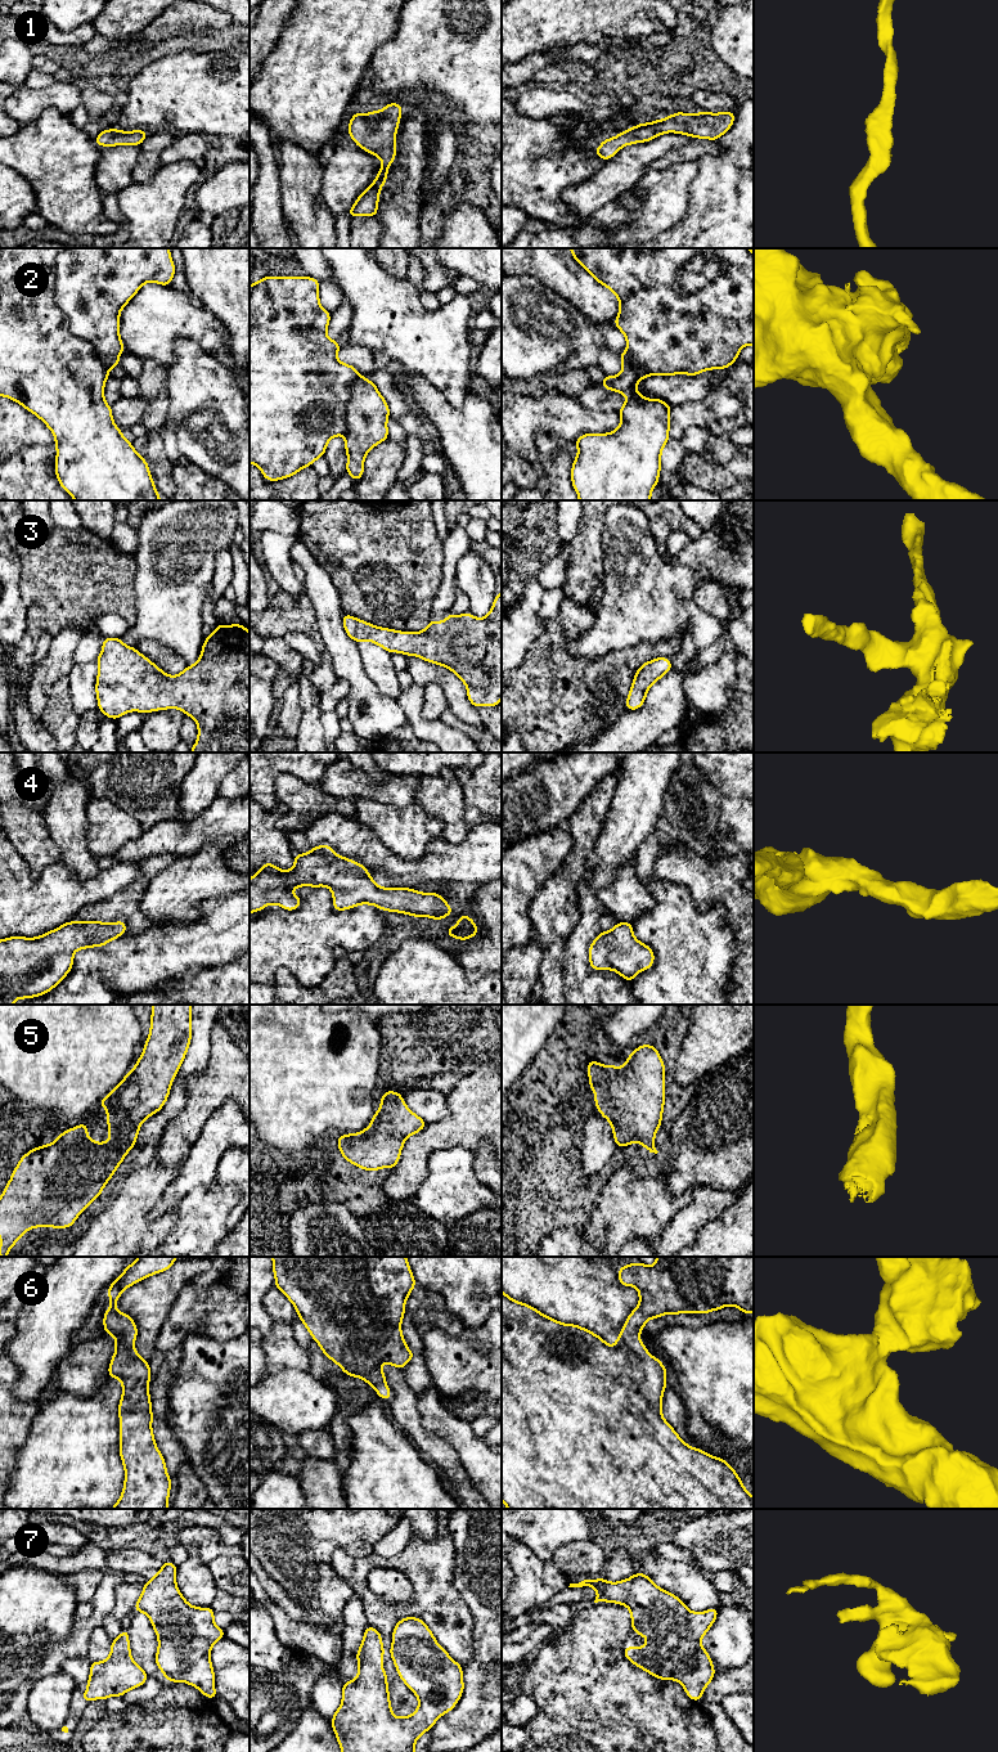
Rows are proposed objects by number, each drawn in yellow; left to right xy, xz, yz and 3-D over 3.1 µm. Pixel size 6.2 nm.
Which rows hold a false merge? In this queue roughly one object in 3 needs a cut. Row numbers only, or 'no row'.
no row

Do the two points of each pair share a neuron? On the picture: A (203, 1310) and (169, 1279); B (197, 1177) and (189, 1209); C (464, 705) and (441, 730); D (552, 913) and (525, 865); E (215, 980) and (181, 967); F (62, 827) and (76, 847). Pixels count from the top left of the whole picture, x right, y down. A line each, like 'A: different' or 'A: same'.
A: different
B: different
C: different
D: different
E: different
F: same

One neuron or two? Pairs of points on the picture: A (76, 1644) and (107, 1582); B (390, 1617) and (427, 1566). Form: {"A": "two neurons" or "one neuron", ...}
{"A": "one neuron", "B": "one neuron"}

